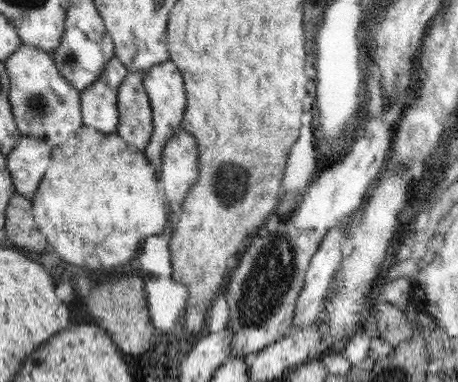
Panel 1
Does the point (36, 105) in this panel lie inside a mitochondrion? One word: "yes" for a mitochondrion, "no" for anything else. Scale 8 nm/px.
yes

